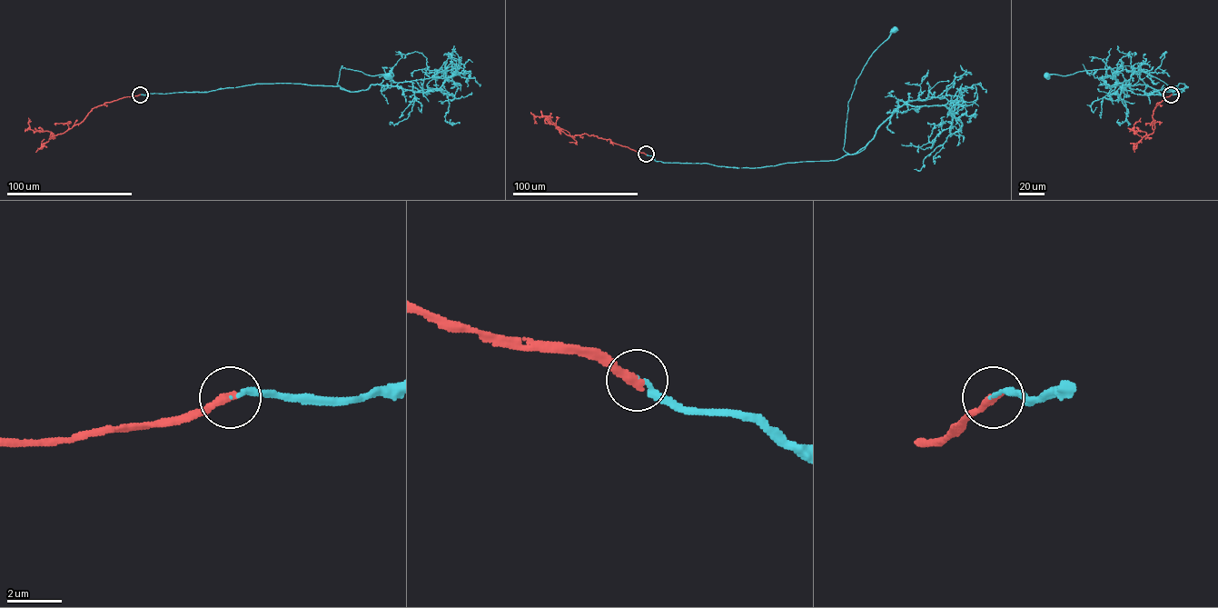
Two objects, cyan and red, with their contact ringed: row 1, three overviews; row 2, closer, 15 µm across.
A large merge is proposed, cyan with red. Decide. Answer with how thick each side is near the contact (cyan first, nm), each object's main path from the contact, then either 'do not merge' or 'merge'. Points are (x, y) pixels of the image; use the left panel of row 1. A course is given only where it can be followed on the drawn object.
140/320 nm | cyan via (140, 94), (204, 92), (280, 83), (339, 86), (344, 89), (337, 84), (341, 65), (371, 75), (389, 75) | red via (140, 94), (94, 107), (79, 124), (57, 134), (51, 132), (34, 132), (30, 128), (28, 122), (31, 121) | merge

